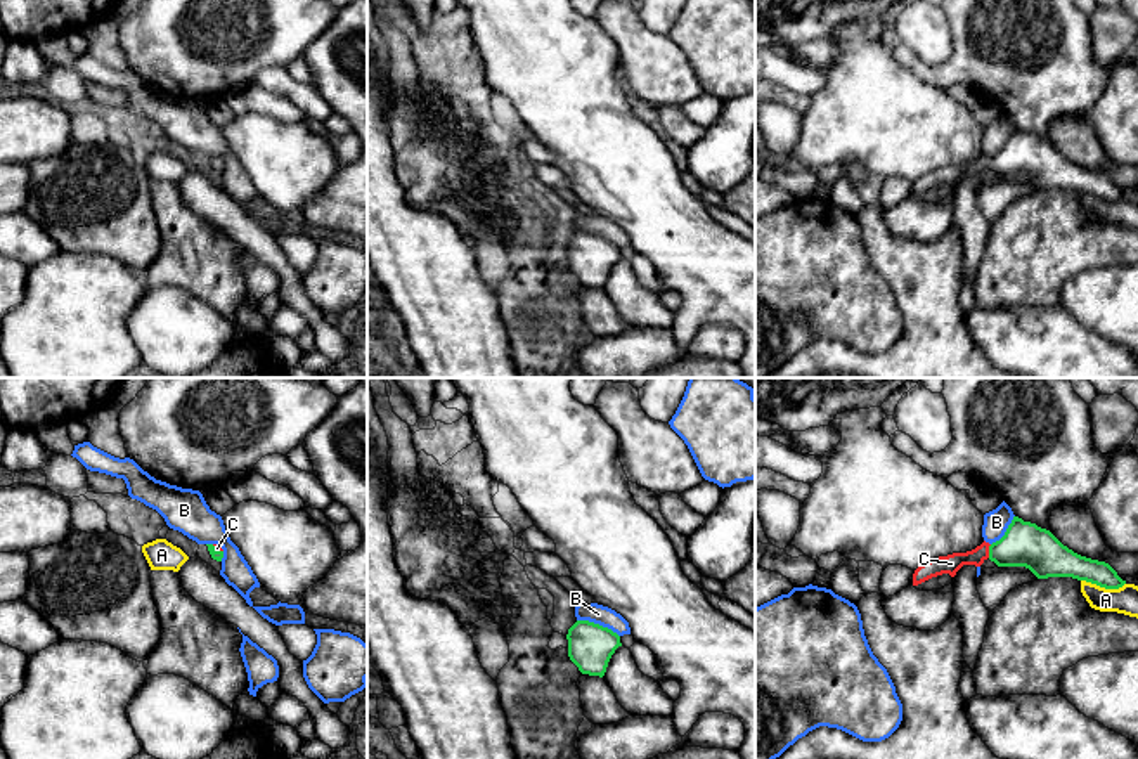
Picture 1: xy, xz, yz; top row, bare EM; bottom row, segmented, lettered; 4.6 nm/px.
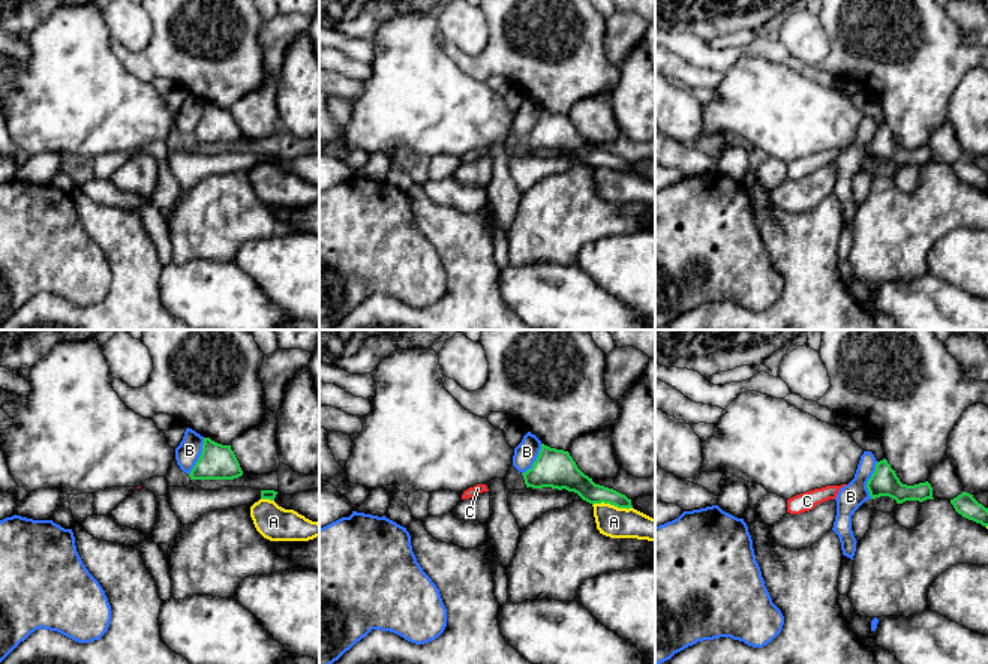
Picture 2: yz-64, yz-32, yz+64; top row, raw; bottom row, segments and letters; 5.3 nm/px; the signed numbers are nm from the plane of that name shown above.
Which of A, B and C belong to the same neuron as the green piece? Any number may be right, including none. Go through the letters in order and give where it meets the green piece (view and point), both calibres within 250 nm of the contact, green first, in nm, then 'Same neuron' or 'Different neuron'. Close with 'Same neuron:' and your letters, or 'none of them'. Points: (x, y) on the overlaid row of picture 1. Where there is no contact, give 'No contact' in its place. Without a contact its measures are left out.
A: Touches green at yz (1104, 586). Thickness 160 nm (green) against 130 nm. Different neuron
B: Touches green at xz (598, 624). Thickness 200 nm (green) against 90 nm. Different neuron
C: Touches green at yz (989, 551). Thickness 200 nm (green) against 90 nm. Same neuron
Same neuron: C

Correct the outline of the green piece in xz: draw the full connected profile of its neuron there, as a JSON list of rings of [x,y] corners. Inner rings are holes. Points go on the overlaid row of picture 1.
[[[577,620],[566,634],[568,657],[582,674],[603,678],[620,636],[608,627],[589,620]]]

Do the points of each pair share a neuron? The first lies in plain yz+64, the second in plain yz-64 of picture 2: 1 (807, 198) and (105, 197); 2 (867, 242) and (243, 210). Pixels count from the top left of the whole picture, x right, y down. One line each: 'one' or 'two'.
1: one
2: one

